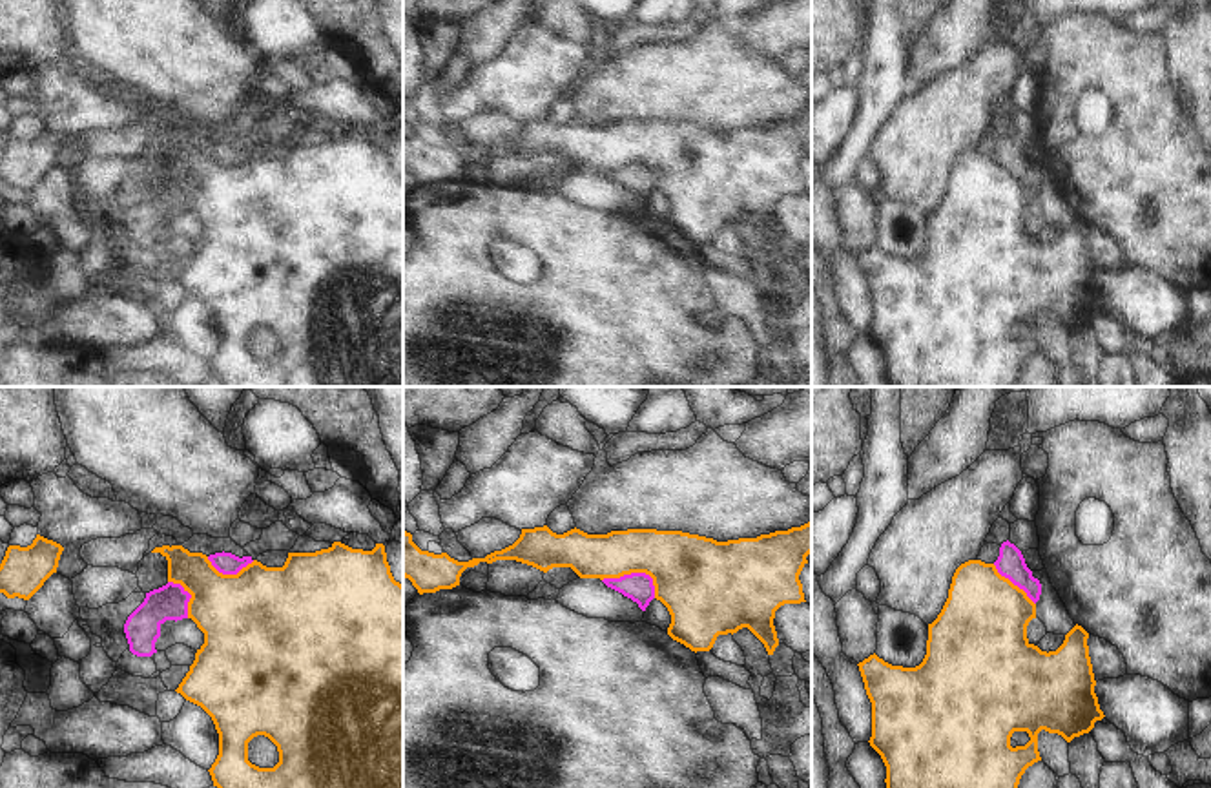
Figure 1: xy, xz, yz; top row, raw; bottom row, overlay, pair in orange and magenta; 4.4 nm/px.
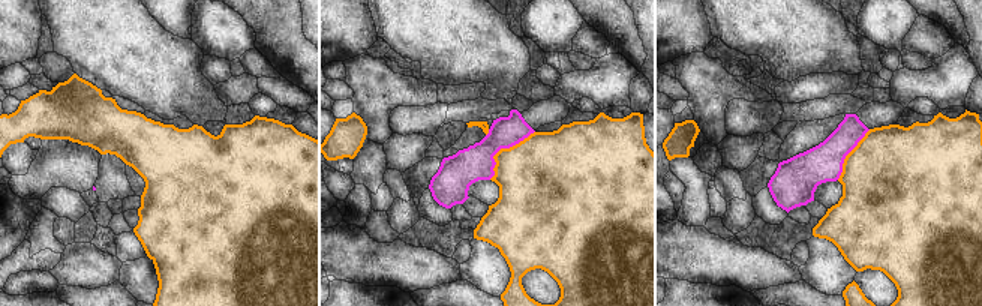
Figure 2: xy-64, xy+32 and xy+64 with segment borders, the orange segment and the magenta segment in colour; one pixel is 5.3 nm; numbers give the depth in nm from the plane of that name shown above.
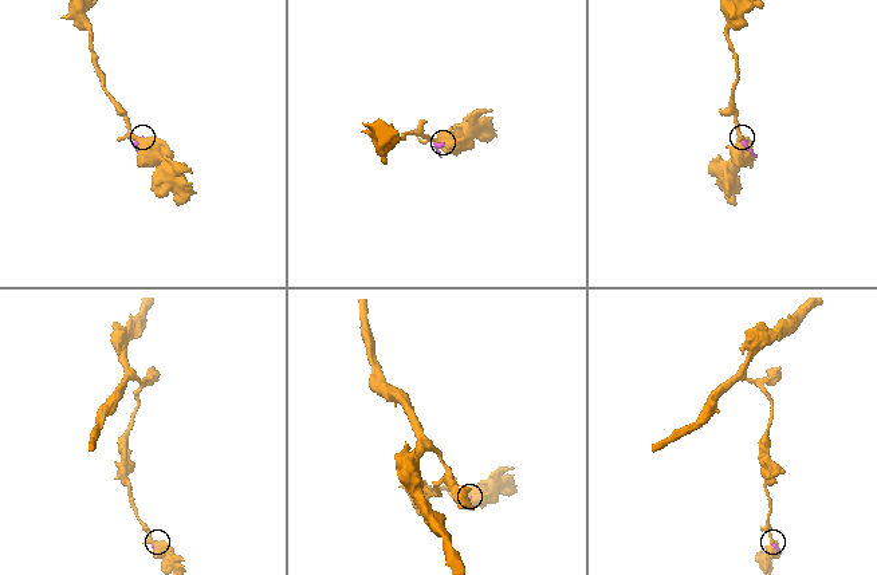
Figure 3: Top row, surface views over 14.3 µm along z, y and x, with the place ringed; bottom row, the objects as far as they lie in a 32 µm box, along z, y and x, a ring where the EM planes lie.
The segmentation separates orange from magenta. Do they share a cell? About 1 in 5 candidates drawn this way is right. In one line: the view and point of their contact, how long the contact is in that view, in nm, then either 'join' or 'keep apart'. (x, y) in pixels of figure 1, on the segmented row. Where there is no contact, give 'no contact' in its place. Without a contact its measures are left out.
xz (637, 571) | 260 nm | keep apart

